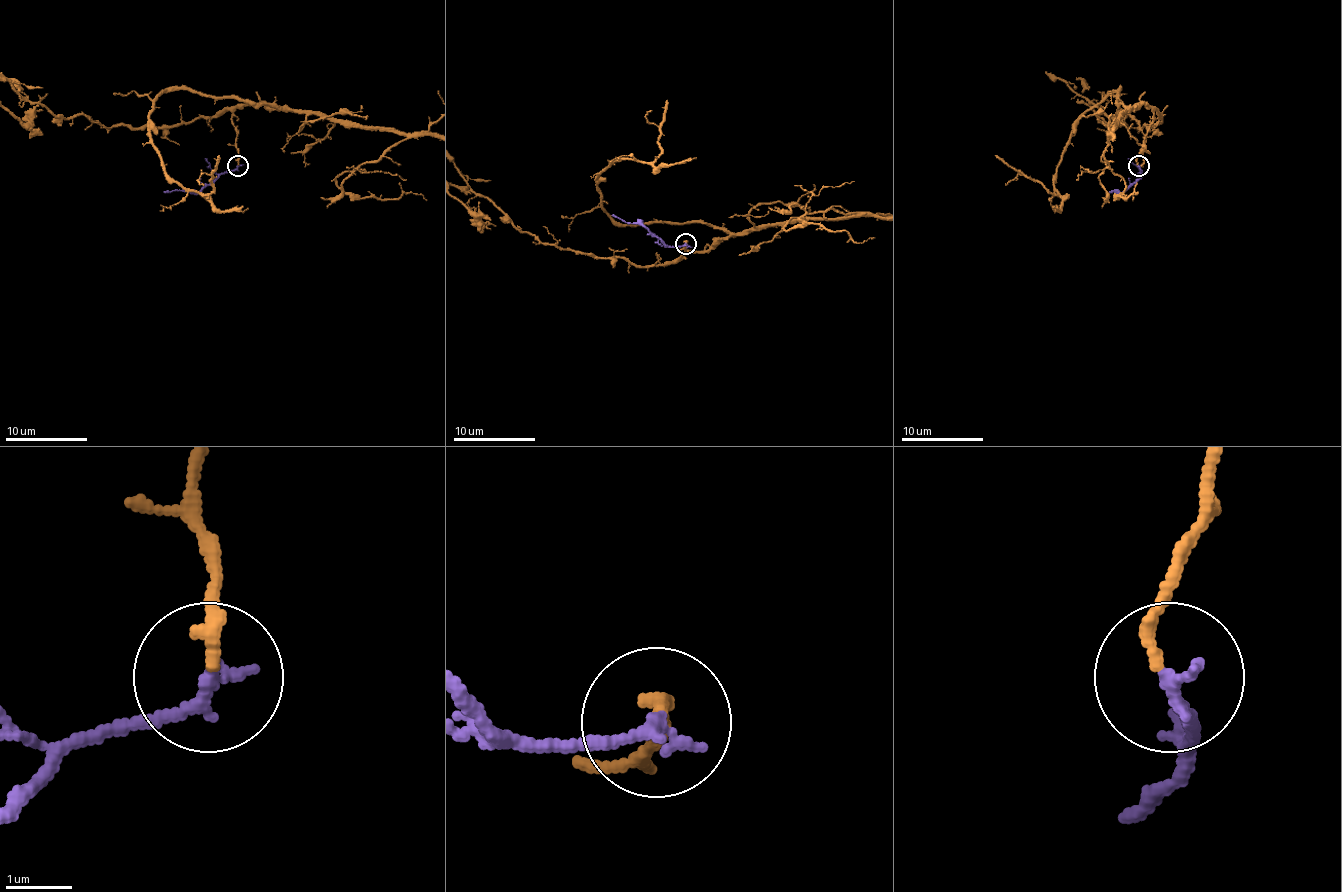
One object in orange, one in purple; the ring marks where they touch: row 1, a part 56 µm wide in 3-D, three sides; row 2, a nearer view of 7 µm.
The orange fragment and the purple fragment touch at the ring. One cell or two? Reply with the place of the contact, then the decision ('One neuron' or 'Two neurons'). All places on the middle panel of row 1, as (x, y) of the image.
Place: (685, 244). One neuron

